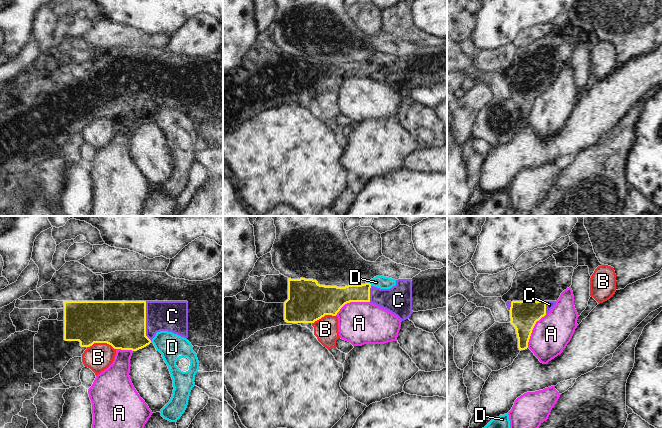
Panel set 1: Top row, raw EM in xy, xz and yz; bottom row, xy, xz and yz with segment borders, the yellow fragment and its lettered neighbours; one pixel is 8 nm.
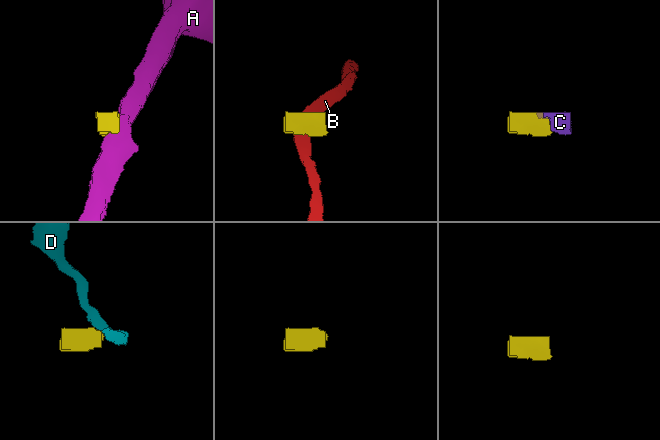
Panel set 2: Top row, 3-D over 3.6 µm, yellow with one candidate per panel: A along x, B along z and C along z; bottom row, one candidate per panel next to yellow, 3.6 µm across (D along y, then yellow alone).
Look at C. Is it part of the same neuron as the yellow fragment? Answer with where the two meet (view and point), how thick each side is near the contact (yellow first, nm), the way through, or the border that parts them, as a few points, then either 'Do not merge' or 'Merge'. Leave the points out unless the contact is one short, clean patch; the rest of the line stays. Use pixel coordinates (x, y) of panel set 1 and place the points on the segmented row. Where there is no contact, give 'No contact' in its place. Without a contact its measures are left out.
Touches yellow at xy (145, 321). Thickness 380 nm (yellow) against 260 nm. Boundary: xy (145, 301), (145, 334), (151, 340). Do not merge

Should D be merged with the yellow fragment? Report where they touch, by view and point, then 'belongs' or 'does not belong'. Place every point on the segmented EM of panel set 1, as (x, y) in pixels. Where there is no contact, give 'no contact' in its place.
xz (370, 284) | does not belong

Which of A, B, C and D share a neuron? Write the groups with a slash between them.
A C / B / D

